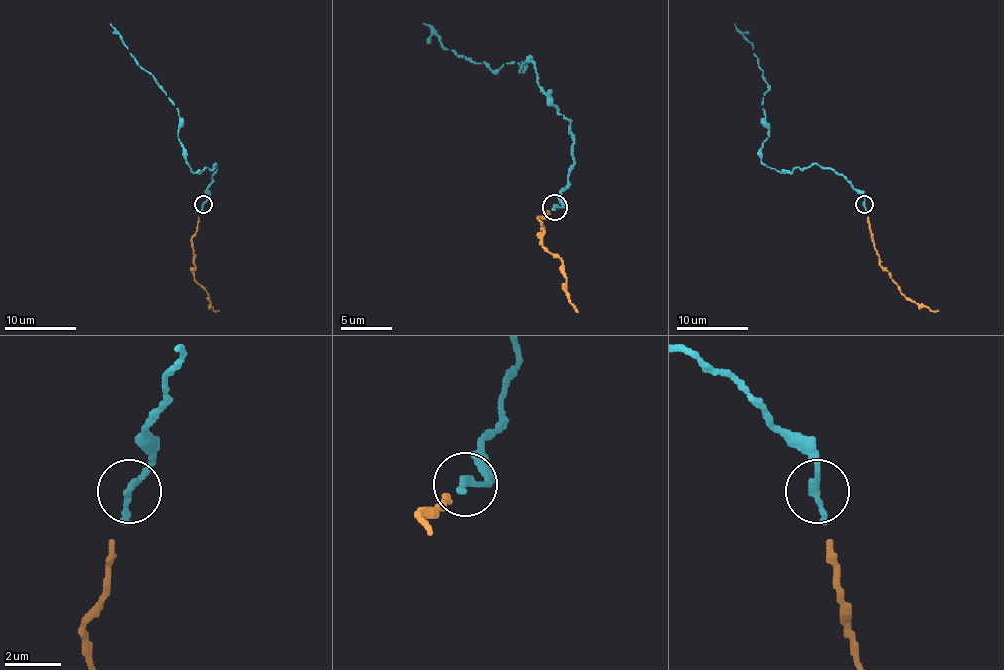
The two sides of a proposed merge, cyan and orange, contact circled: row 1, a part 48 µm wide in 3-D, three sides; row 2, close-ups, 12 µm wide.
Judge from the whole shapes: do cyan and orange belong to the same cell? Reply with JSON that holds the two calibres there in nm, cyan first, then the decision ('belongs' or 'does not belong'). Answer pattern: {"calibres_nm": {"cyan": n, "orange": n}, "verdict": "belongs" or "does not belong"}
{"calibres_nm": {"cyan": 320, "orange": 70}, "verdict": "belongs"}

